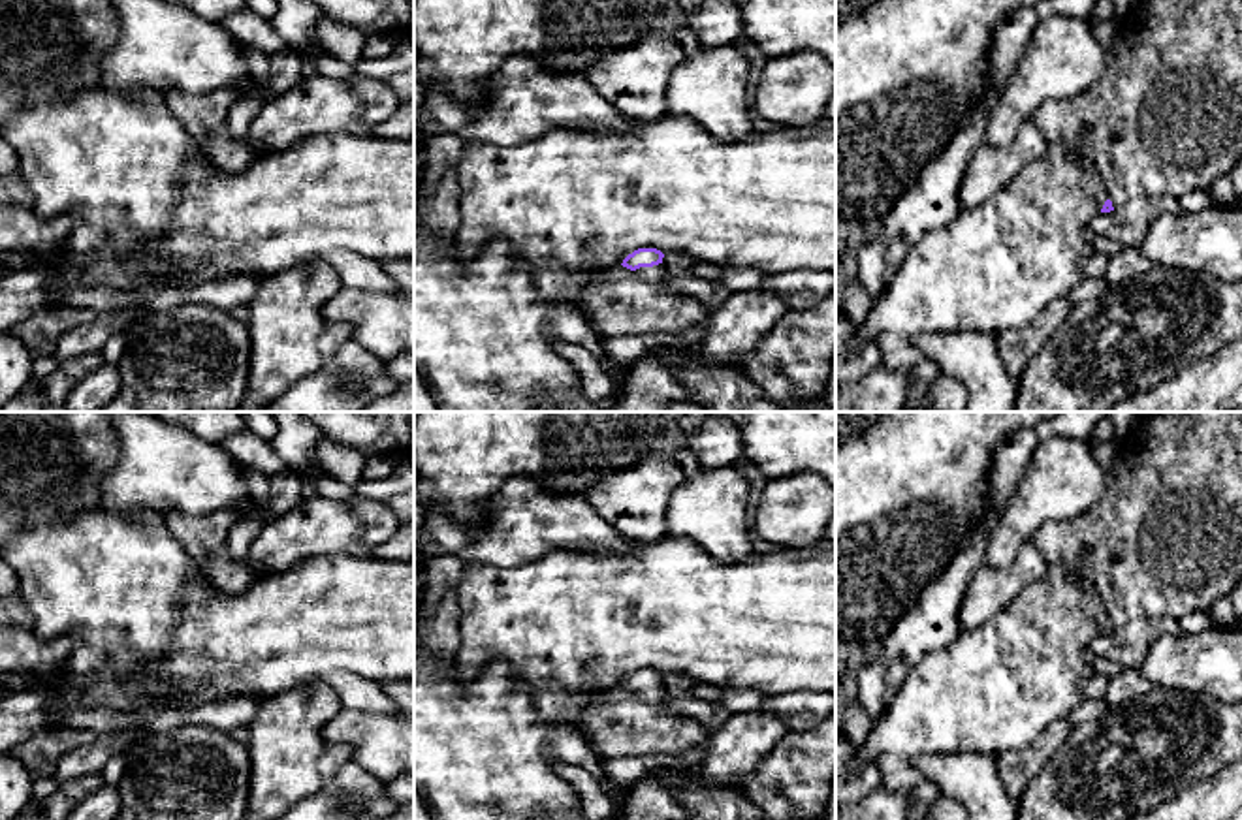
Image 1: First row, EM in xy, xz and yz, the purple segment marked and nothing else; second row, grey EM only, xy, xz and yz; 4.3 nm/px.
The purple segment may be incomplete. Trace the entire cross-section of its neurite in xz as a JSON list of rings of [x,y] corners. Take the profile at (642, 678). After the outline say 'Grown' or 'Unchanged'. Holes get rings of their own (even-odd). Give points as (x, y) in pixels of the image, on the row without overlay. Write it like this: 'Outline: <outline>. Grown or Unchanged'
Outline: [[[638,670],[629,675],[619,688],[608,692],[608,700],[640,700],[664,707],[666,696],[662,686],[664,675],[657,670]]]. Grown

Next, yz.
Outline: [[[1148,412],[1137,418],[1131,431],[1120,440],[1114,465],[1107,470],[1105,497],[1075,519],[1044,523],[1031,544],[1046,564],[1065,564],[1093,583],[1108,613],[1101,634],[1122,630],[1129,621],[1140,617],[1180,621],[1186,613],[1210,611],[1242,579],[1242,412]]]. Grown

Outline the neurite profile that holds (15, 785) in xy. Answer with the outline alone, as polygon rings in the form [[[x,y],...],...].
[[[9,752],[0,754],[0,820],[13,820],[34,797],[34,779]]]

